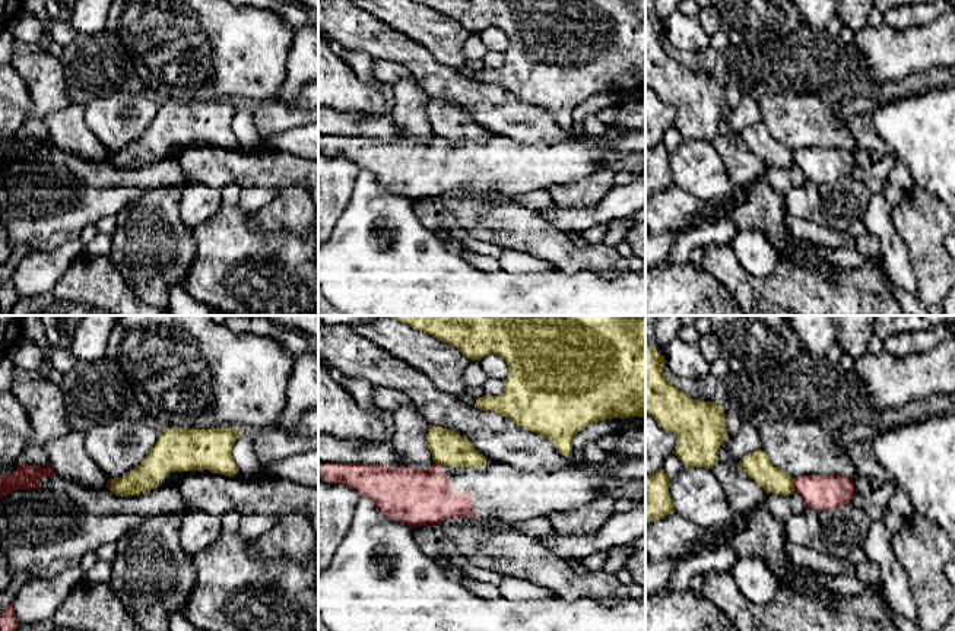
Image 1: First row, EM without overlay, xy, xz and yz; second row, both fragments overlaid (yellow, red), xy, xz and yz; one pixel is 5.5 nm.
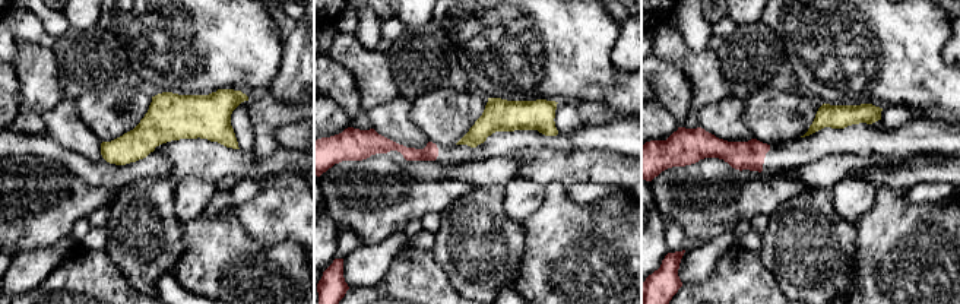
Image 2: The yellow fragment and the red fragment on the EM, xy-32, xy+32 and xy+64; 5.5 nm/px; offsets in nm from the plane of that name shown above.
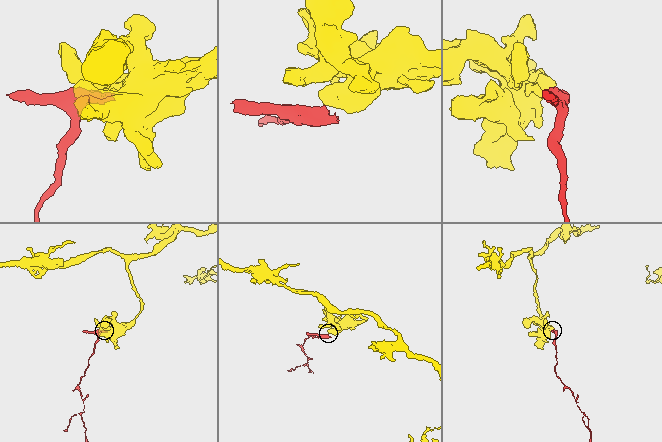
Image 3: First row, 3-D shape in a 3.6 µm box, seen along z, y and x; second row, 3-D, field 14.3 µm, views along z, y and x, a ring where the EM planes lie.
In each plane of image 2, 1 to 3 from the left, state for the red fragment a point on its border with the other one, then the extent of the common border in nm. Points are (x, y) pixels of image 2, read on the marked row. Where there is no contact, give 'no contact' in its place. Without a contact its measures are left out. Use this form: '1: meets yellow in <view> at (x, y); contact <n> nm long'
1: no contact
2: no contact
3: no contact

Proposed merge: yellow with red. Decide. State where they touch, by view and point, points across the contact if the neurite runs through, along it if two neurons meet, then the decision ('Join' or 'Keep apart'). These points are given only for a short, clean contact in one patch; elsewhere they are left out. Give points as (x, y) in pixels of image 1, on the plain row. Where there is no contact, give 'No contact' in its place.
Touches yellow at yz (793, 158). Boundary: yz (795, 152), (793, 162). Keep apart

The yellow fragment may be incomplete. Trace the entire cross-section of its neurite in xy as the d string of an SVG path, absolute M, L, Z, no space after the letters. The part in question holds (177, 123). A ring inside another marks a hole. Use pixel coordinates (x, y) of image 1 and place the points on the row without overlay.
M165 101L136 142L123 150L111 152L110 164L120 169L139 168L153 162L172 145L197 142L232 150L239 145L232 130L232 120L241 107L237 101Z

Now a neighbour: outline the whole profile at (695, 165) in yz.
M682 139L669 153L675 186L705 202L726 202L735 207L736 188L711 142Z

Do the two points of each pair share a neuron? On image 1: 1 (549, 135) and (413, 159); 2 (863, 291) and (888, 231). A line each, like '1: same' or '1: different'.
1: different
2: different

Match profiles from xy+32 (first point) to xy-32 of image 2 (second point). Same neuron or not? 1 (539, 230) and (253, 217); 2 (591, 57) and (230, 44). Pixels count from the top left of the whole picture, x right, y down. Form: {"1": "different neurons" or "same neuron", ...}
{"1": "different neurons", "2": "same neuron"}

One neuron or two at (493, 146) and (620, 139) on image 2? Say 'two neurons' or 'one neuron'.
one neuron

